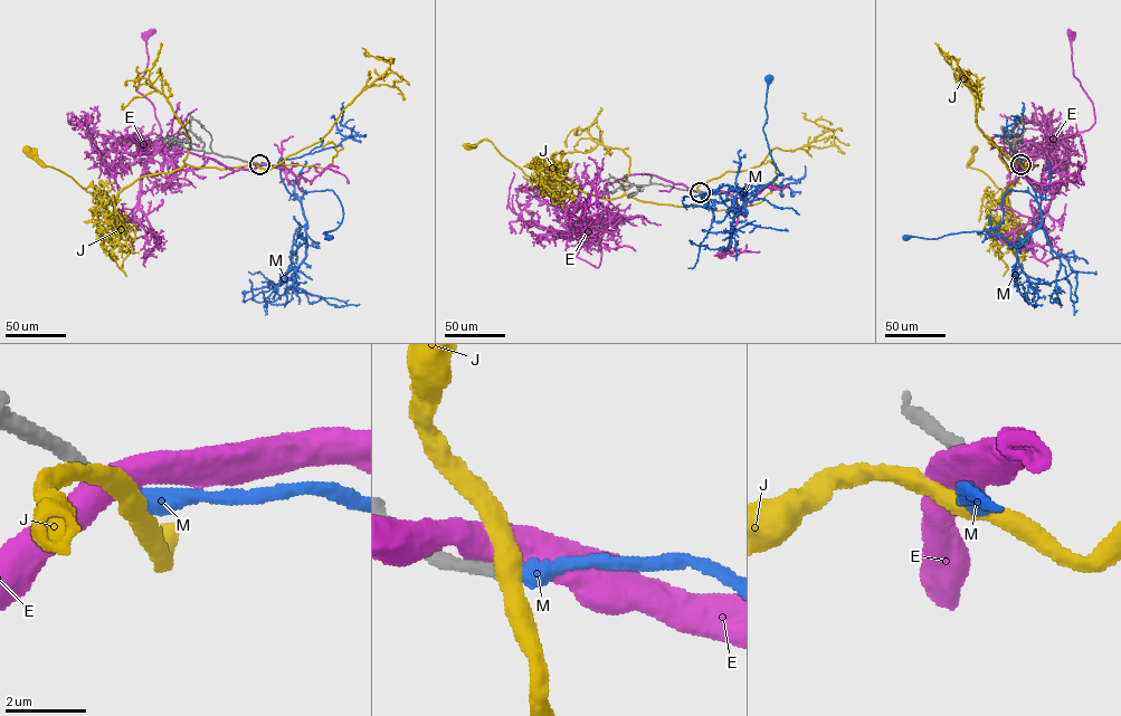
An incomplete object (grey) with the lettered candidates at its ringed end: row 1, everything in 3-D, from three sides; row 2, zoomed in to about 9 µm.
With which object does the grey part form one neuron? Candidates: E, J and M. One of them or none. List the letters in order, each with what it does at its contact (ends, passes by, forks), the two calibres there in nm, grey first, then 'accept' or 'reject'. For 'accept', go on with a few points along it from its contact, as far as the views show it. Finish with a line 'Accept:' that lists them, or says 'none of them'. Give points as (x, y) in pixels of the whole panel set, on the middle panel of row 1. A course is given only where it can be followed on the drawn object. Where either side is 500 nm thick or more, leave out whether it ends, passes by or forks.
E: 400/550 nm | reject
J: it passes by | 320/460 nm | reject
M: it ends | 280/480 nm | accept | via (700, 192), (720, 193), (729, 208), (740, 208), (776, 177), (784, 175), (773, 162), (762, 130), (768, 78)
Accept: M

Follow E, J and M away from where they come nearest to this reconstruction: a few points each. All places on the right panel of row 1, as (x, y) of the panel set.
E: (1019, 164), (1012, 171), (1003, 153), (1029, 142), (1044, 148), (1094, 123), (1092, 103), (1074, 76), (1072, 36)
J: (1020, 164), (1034, 166), (1023, 164), (1027, 173), (1009, 190), (1013, 215), (1005, 193), (967, 166), (974, 150)
M: (1020, 164), (1036, 200), (1027, 192), (1008, 190), (1003, 201), (1003, 220), (997, 227), (936, 239), (906, 236)

